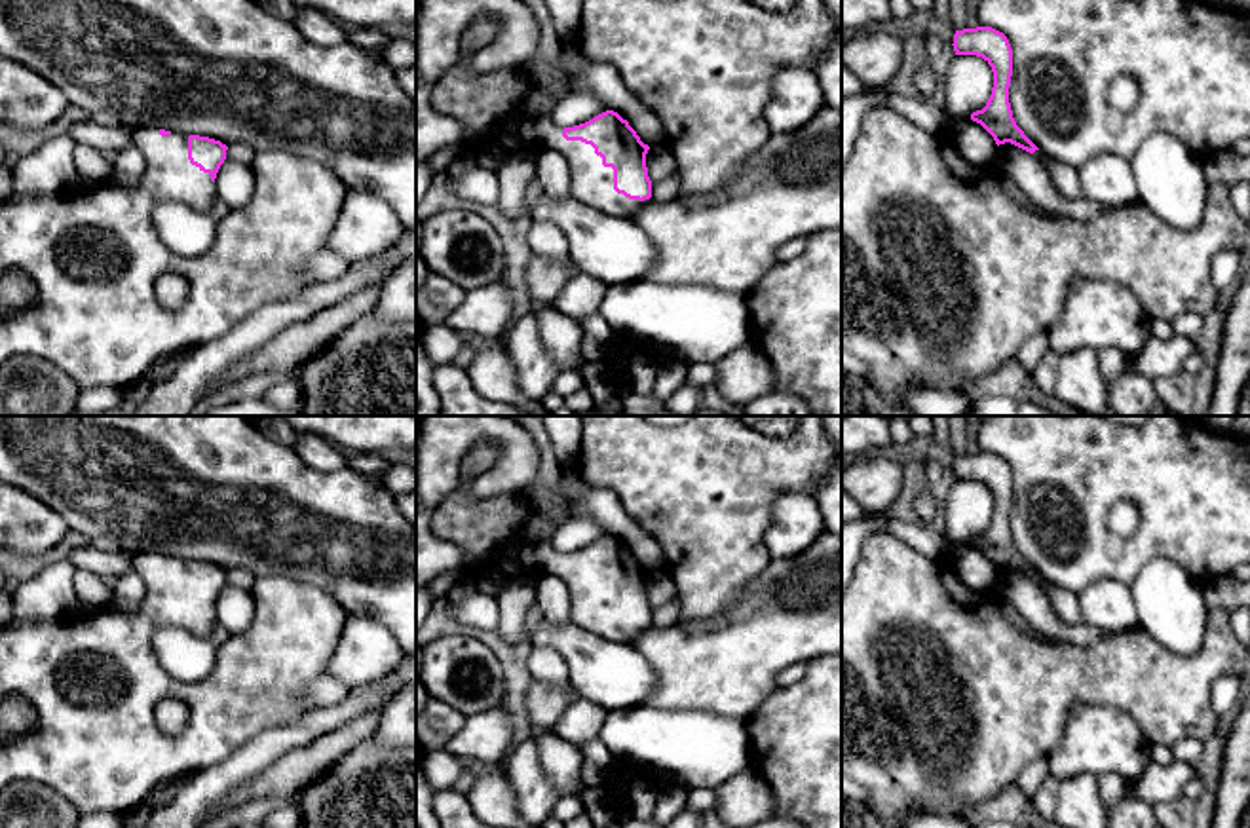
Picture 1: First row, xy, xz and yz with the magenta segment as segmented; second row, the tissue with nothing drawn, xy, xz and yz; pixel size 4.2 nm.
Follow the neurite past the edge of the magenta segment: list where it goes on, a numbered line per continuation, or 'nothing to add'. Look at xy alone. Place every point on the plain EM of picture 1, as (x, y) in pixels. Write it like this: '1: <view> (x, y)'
1: xy (94, 678)

